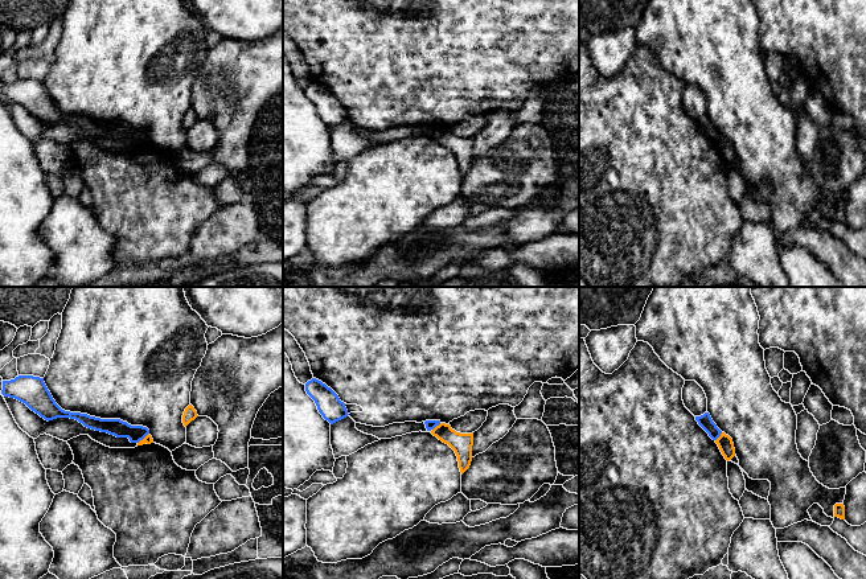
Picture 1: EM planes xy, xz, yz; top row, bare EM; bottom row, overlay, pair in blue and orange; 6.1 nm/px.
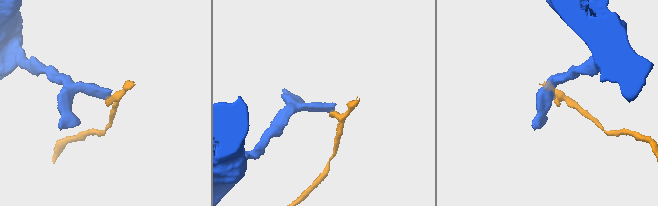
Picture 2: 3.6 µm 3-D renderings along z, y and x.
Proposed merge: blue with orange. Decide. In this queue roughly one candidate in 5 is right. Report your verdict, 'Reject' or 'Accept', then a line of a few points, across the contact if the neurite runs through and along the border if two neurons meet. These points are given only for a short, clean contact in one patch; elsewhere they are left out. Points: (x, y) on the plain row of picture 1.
Reject. Line: xz (440, 127), (432, 134)

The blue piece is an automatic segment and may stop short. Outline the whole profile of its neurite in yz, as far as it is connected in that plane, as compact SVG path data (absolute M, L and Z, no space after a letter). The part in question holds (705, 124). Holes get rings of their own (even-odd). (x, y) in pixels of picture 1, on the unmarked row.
M705 116L701 120L695 120L695 124L698 126L698 128L709 137L709 140L713 144L717 144L722 135L717 131L717 128L713 126L711 120L709 116Z

